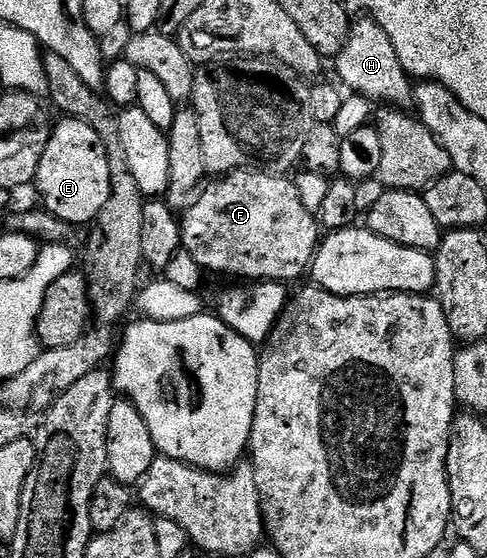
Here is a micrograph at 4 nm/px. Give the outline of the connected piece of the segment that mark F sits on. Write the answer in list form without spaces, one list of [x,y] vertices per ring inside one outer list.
[[[240,171],[212,180],[182,214],[183,249],[193,255],[208,274],[240,277],[243,283],[292,283],[302,273],[304,276],[310,270],[311,260],[319,247],[321,226],[316,214],[305,211],[305,203],[301,203],[294,184],[287,180],[286,176],[266,171]]]

